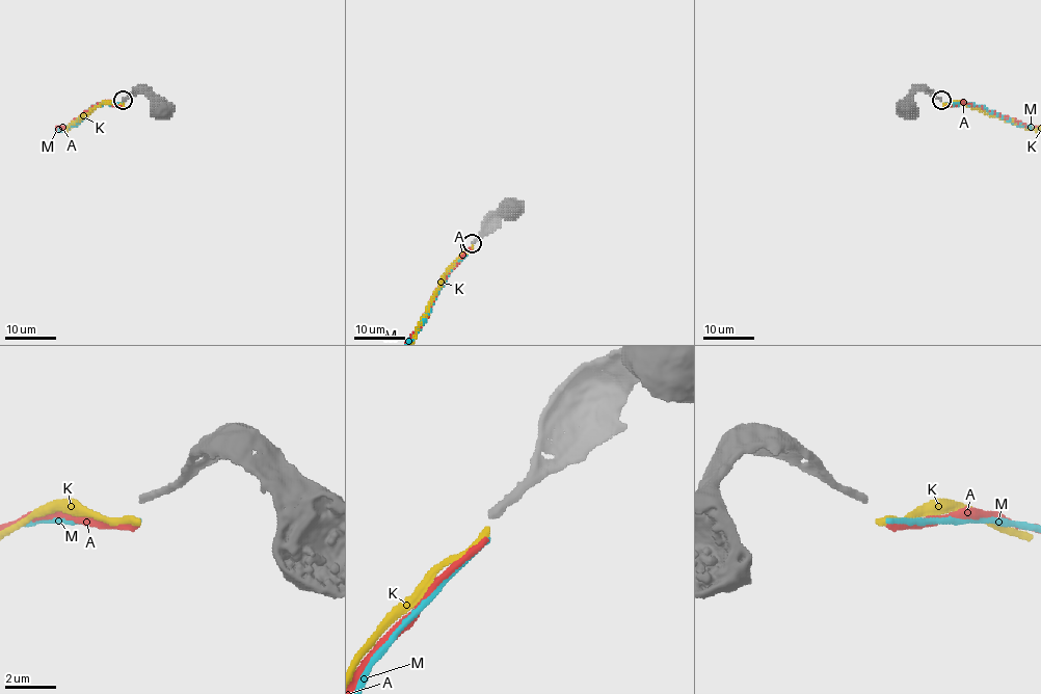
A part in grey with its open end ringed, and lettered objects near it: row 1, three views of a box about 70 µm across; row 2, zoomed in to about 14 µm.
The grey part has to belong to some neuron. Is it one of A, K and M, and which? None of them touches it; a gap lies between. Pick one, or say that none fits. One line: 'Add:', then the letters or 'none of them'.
Add: A

